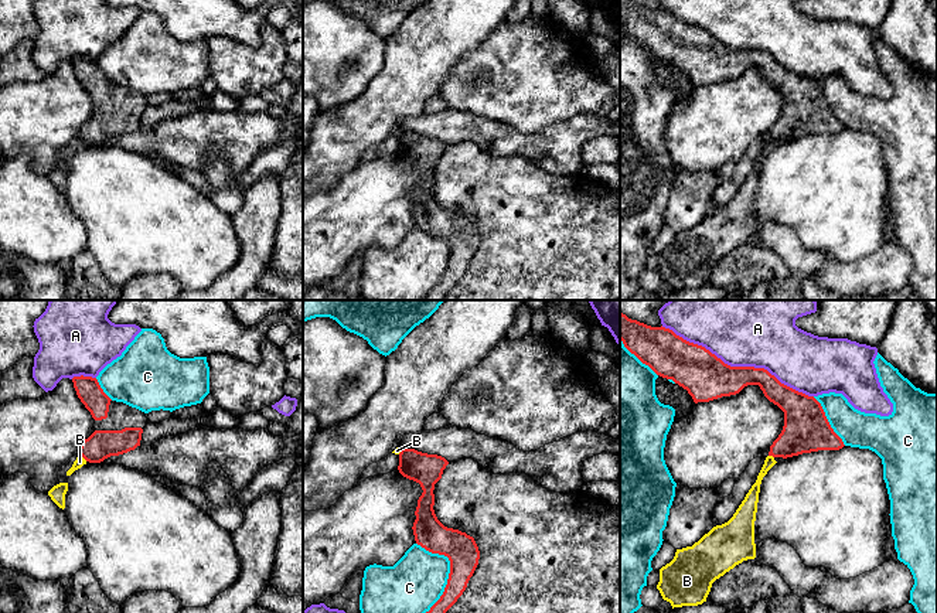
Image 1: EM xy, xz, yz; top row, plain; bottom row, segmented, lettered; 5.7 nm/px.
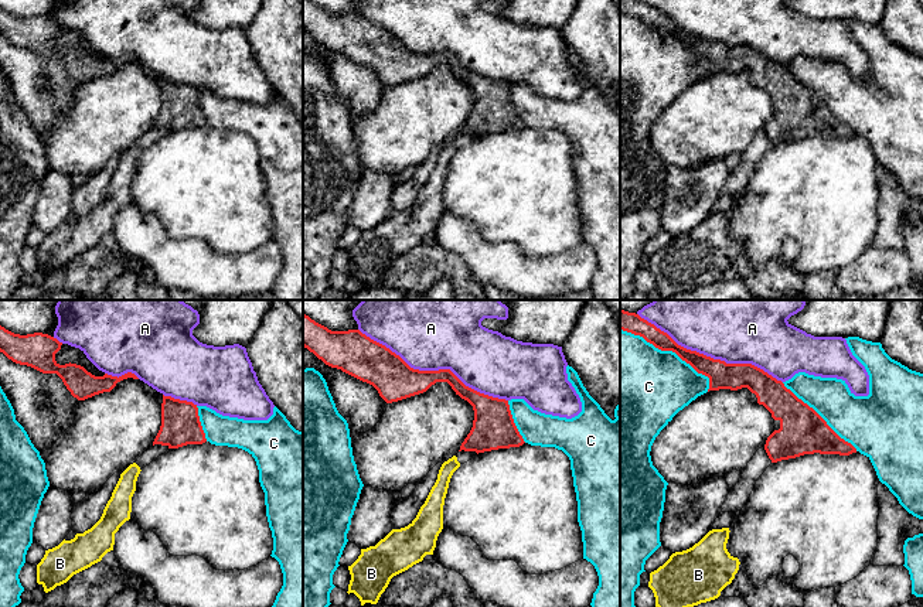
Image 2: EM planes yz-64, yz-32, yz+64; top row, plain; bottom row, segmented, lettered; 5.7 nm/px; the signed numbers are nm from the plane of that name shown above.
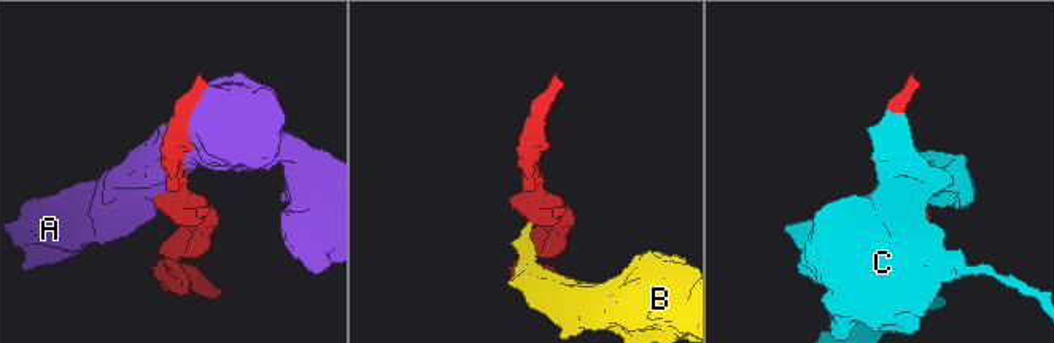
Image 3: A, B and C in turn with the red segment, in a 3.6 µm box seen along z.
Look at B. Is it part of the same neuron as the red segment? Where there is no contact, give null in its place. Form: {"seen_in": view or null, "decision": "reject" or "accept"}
{"seen_in": "xy", "decision": "reject"}

